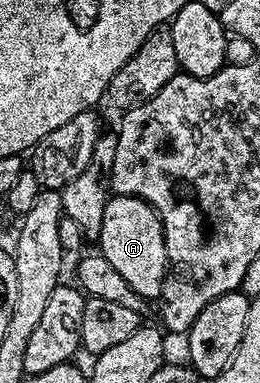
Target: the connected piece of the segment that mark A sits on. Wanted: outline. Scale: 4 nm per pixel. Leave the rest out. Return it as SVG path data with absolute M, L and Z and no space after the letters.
M111 194L106 200L104 225L98 234L96 246L108 264L124 277L142 300L157 300L161 296L168 266L162 218L143 199L137 199L134 195Z

